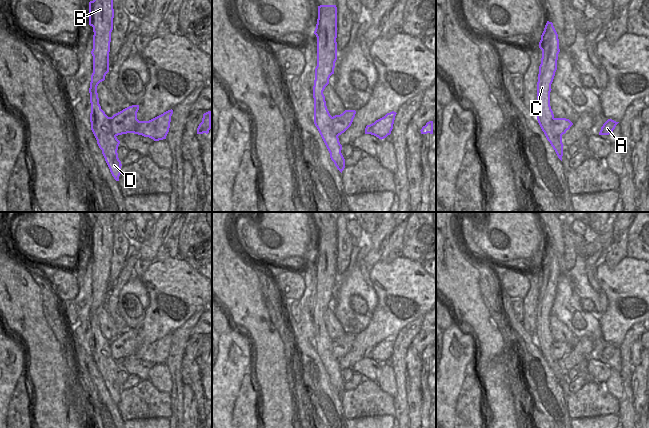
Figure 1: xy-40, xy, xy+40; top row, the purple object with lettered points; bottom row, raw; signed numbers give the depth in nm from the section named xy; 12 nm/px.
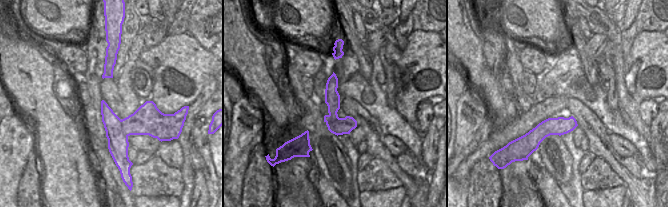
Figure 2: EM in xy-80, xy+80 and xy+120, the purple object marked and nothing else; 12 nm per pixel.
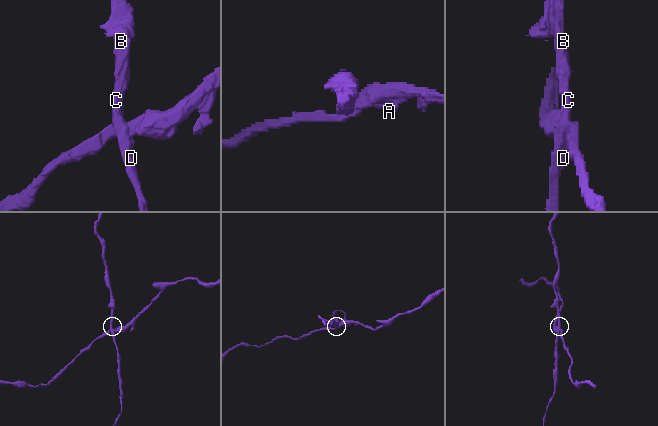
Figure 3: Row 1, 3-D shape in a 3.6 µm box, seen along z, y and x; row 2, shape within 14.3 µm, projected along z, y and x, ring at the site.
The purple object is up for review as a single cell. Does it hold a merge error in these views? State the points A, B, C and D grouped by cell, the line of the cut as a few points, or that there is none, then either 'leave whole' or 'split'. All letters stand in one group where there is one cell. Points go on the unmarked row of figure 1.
groups A / B C D; cut xy+40 (553, 342), (553, 355), (561, 360); split

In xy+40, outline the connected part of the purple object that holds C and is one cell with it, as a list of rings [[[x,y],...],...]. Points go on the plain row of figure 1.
[[[547,245],[541,259],[539,272],[542,274],[537,306],[537,344],[547,364],[562,385],[562,360],[553,356],[554,338],[550,330],[551,308],[557,294],[559,273],[558,258],[552,246]]]

